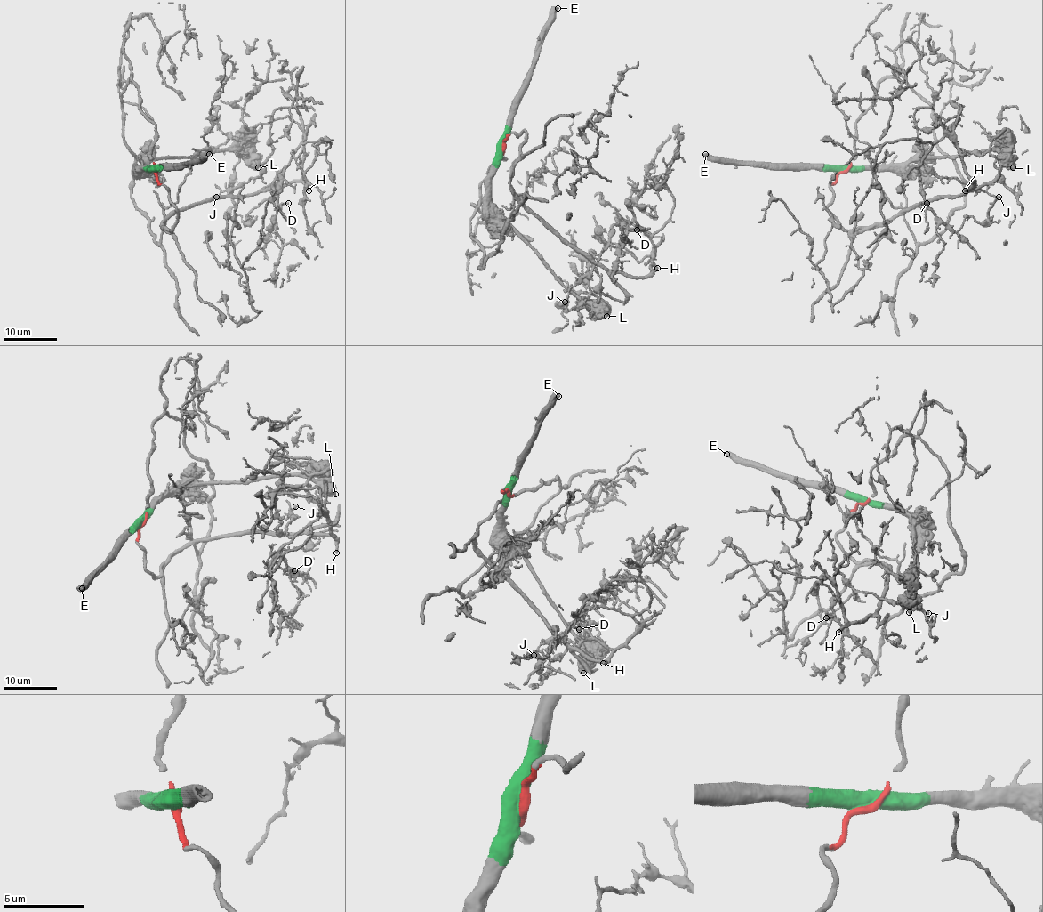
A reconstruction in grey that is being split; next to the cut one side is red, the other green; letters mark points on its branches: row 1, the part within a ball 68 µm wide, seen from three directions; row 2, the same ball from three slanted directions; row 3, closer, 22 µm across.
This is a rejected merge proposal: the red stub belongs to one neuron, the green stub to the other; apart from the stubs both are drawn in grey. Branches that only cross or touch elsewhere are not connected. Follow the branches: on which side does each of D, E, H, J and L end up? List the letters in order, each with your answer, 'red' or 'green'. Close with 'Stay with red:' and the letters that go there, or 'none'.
D: red
E: green
H: red
J: red
L: green
Stay with red: D, H, J

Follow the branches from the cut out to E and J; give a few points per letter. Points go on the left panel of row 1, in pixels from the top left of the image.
E: (154, 169), (179, 168), (183, 164), (203, 160), (209, 154)
J: (154, 169), (171, 231), (162, 224), (191, 205), (299, 180), (315, 110), (274, 111), (261, 174), (216, 197)

